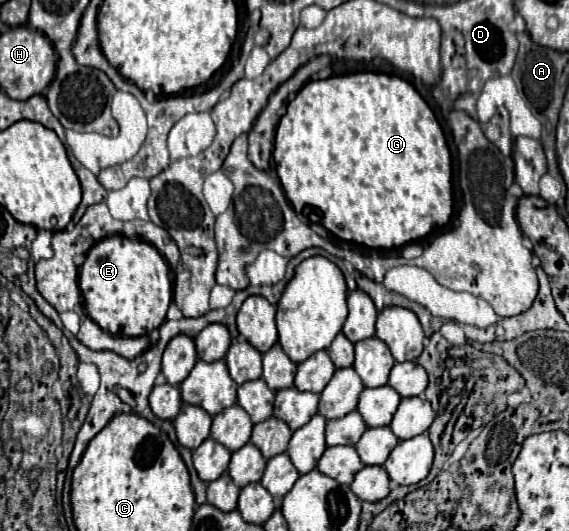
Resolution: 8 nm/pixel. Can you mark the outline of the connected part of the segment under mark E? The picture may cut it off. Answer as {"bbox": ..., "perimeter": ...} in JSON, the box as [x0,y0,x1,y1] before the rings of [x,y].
{"bbox":[80,235,172,337],"perimeter":[[[112,235],[96,243],[80,267],[80,291],[86,315],[118,337],[140,337],[160,327],[172,303],[170,267],[154,245]]]}

